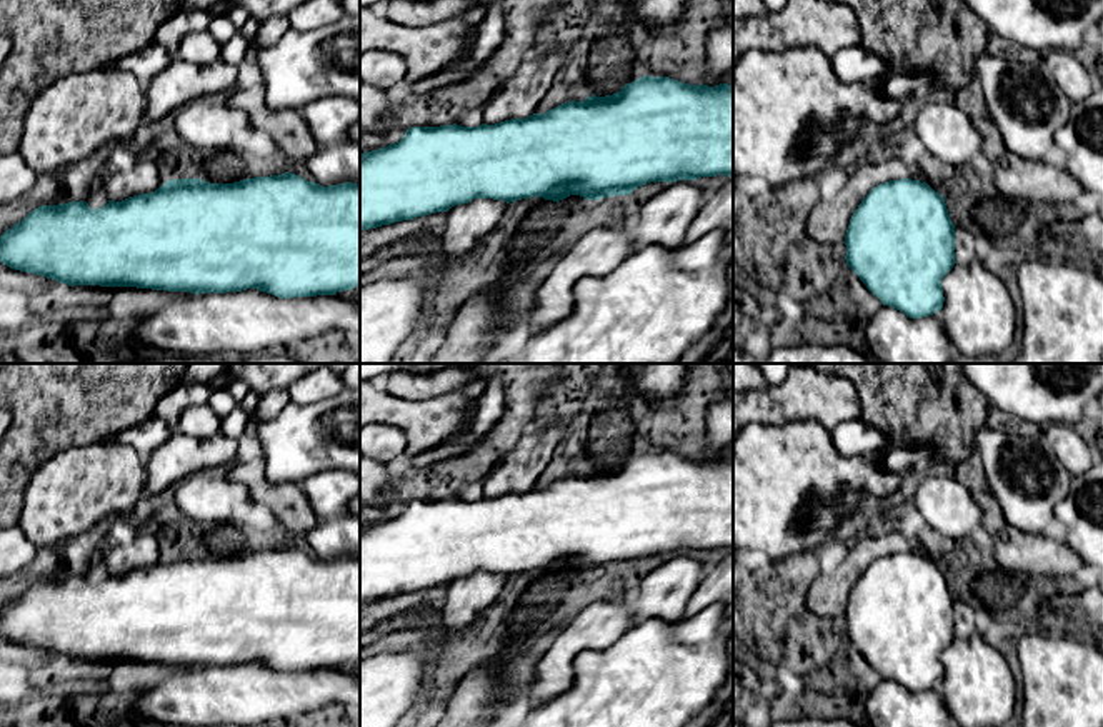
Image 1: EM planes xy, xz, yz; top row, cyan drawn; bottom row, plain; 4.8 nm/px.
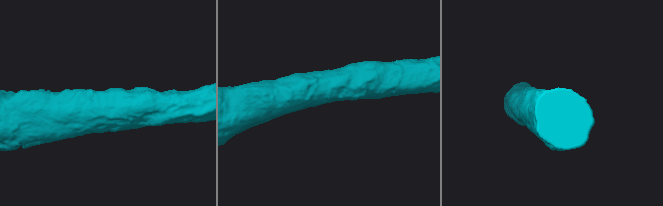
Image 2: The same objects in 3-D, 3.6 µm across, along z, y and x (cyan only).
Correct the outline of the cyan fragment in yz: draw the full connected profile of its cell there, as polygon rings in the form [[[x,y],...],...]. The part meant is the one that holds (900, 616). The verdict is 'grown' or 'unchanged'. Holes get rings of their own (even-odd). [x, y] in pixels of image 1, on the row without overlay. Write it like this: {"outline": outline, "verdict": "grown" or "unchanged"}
{"outline": [[[911,552],[890,554],[870,564],[850,592],[845,609],[846,639],[883,679],[910,692],[943,682],[943,650],[955,635],[955,599],[943,569]]], "verdict": "unchanged"}

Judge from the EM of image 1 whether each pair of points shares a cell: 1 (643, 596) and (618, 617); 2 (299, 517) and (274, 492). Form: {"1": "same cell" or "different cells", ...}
{"1": "different cells", "2": "same cell"}

